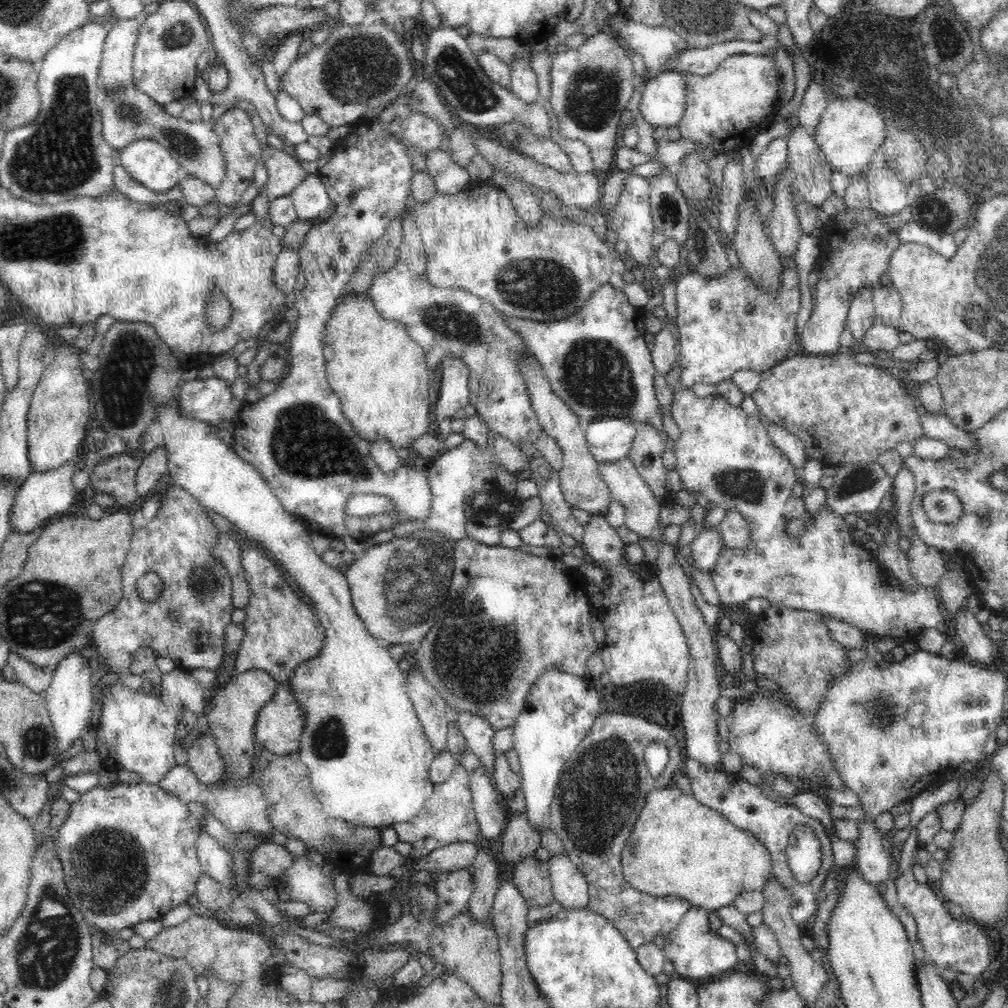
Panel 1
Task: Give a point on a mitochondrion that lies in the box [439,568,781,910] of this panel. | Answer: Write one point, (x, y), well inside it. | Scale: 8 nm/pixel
(594, 803)

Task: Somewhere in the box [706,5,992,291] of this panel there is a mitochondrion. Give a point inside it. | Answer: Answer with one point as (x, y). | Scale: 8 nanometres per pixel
(947, 46)

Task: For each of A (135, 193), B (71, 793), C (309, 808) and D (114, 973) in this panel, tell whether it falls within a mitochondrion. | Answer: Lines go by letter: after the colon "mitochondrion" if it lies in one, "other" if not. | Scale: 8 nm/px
A: other
B: other
C: other
D: other

